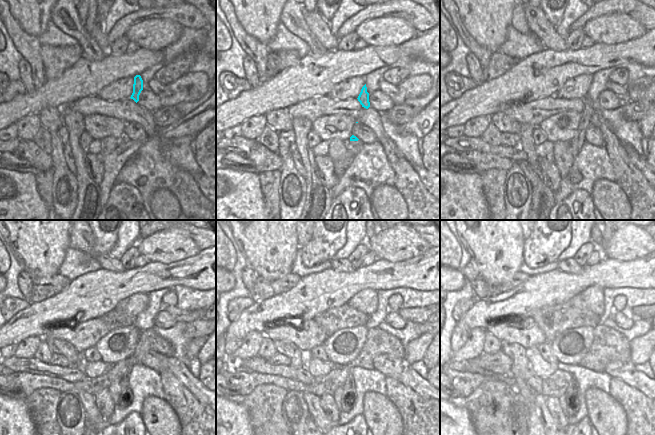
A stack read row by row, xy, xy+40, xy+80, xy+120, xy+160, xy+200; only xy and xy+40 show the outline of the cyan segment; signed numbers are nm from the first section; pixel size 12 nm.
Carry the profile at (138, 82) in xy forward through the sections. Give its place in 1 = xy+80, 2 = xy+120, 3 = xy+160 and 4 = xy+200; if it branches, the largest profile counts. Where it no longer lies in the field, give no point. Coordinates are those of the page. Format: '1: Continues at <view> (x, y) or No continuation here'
1: Continues at xy+80 (588, 112)
2: Continues at xy+120 (149, 340)
3: Continues at xy+160 (378, 342)
4: Continues at xy+200 (608, 345)

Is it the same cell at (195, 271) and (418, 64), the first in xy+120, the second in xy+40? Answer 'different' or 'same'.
different

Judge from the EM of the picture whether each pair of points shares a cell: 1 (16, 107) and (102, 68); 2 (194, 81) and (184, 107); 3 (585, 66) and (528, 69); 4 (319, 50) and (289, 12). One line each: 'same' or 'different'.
1: same
2: different
3: same
4: same

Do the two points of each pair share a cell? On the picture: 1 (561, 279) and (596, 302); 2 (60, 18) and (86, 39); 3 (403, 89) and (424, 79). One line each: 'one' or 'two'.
1: two
2: one
3: one

